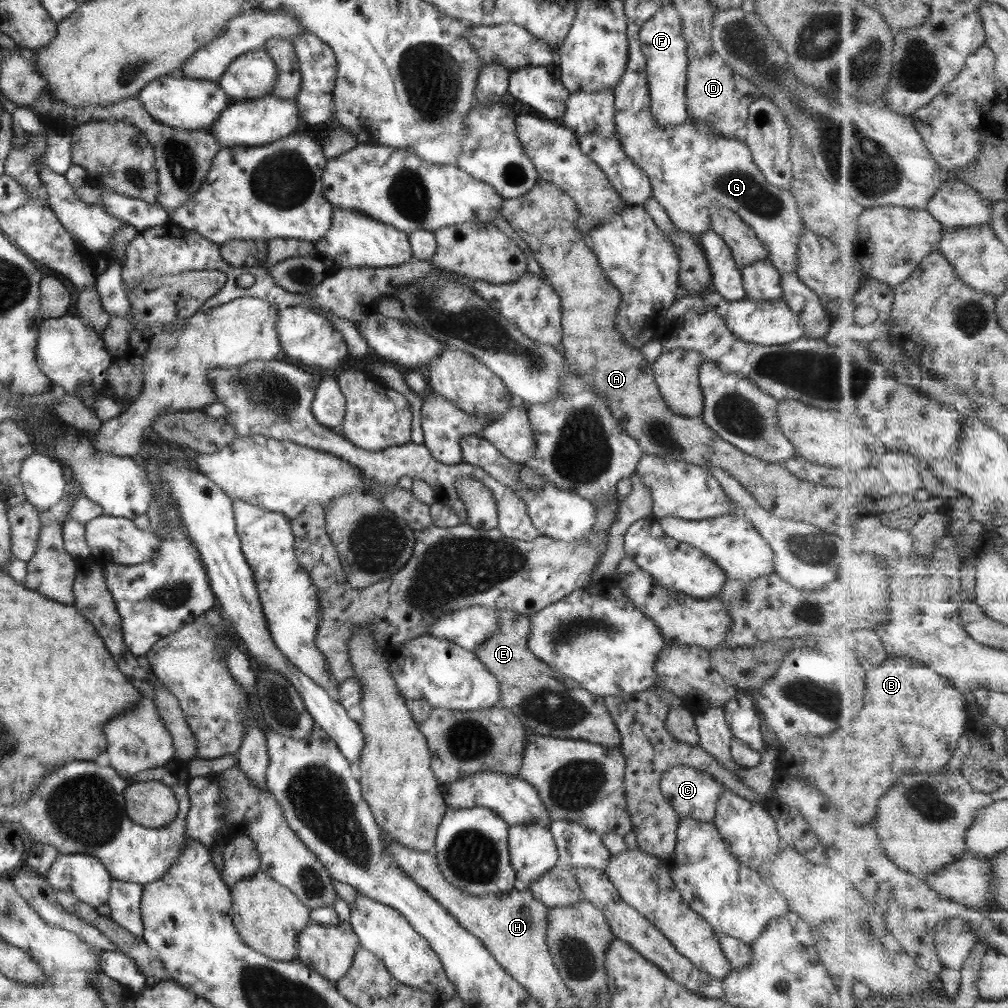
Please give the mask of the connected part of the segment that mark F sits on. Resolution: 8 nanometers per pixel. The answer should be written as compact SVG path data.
M672 2L663 5L659 11L651 15L639 29L638 37L641 52L646 58L647 96L649 96L649 112L659 128L681 124L687 120L685 105L685 87L687 74L686 42L681 30L679 13Z

